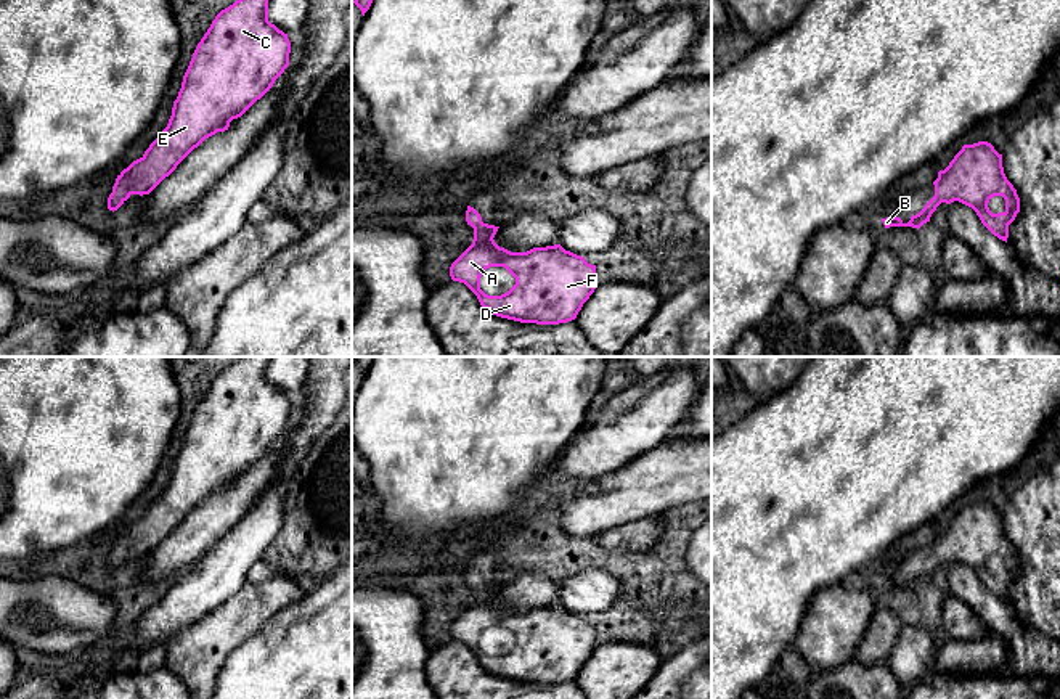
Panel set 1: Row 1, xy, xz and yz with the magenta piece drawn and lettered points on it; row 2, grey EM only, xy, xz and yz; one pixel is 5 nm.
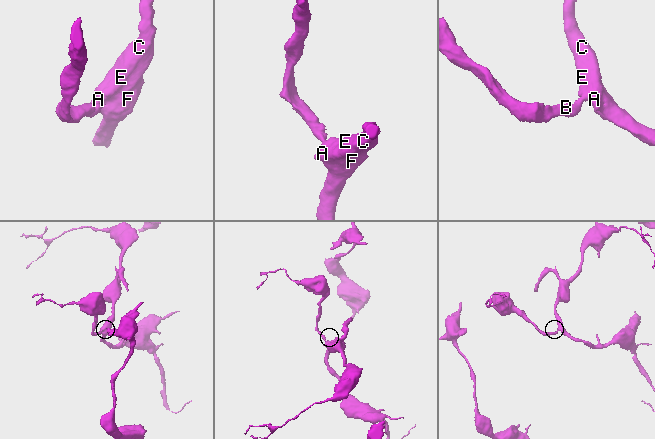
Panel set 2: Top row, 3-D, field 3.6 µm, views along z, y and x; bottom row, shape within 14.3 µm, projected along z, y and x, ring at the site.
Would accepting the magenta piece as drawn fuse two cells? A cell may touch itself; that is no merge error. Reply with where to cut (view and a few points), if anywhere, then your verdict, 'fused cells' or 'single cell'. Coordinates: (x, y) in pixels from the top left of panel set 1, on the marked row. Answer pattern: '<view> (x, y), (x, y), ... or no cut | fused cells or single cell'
no cut | single cell

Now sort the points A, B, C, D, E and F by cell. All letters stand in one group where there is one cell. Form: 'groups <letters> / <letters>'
groups A B C D E F

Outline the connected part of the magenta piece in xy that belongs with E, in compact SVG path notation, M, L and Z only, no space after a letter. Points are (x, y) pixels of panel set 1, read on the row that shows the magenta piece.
M236 0L222 10L198 43L190 66L183 76L181 88L173 101L167 127L149 145L145 154L124 169L108 198L108 209L117 211L132 194L149 194L177 166L206 138L225 132L233 119L241 117L257 100L260 100L275 80L289 66L291 42L287 34L268 21L268 0Z

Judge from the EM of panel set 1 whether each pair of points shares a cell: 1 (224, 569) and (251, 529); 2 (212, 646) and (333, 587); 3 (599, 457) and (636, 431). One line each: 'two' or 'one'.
1: one
2: two
3: one

